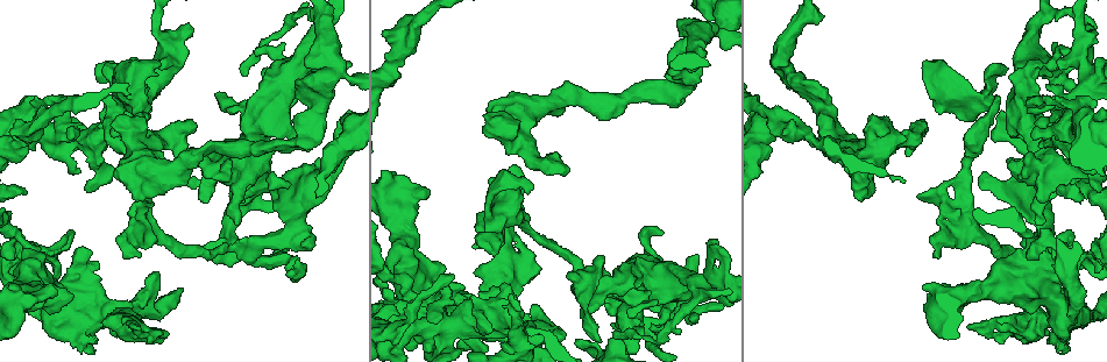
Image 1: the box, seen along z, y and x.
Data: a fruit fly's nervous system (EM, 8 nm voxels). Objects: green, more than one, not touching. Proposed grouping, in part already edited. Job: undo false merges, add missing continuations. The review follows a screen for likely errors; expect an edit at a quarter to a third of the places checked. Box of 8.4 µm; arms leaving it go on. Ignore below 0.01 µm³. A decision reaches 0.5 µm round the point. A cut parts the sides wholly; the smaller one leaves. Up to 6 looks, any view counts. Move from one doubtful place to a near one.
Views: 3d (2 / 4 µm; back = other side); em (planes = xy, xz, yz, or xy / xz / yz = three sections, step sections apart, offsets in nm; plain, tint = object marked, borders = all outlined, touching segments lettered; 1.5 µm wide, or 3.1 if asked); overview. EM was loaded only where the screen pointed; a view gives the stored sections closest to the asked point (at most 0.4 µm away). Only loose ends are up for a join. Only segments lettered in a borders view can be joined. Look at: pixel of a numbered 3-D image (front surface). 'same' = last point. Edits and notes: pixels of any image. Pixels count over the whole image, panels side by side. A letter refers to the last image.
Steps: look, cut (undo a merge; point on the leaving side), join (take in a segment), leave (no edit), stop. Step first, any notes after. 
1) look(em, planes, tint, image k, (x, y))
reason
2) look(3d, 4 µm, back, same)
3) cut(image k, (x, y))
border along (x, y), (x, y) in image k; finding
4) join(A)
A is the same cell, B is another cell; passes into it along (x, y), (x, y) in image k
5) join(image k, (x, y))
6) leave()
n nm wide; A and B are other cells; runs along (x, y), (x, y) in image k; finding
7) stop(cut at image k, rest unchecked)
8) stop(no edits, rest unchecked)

look(3d, 4 µm, image 1, (485, 115))
stops while still wide

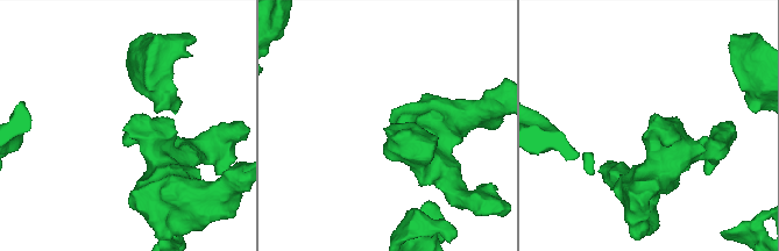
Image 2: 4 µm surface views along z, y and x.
look(em, planes, borders, image 2, (384, 128))
shape alone is not enough

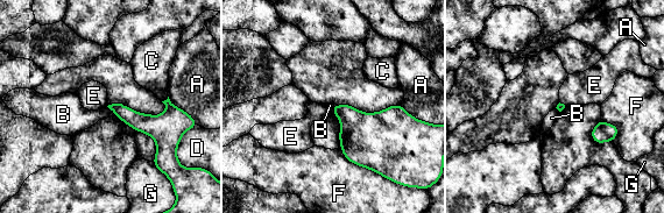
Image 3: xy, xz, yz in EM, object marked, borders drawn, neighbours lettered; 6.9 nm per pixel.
leave()
A, B, C, D, E, F and G are other cells; border along (107, 106), (113, 113) in image 3; none of them fits

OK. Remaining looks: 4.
look(em, planes, borders, image 1, (804, 92))
sharp bend

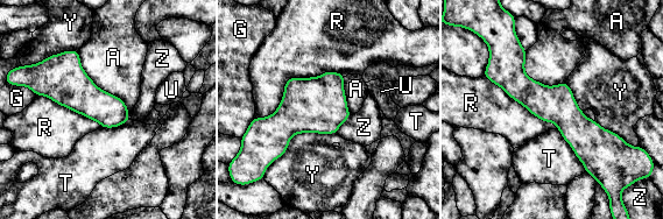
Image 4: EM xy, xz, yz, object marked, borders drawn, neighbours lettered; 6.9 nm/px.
leave()
A, G, R, T, U, Y and Z are other cells; border along (345, 75), (290, 77), (255, 117) in image 4; one neuron here

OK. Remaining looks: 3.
look(em, planes, borders, image 1, (502, 336))
free end

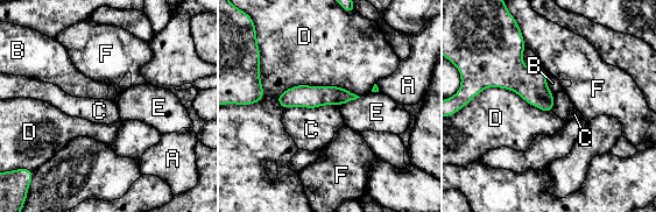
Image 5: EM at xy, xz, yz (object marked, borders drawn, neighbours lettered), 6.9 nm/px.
leave()
A, B, C, D, E and F are other cells; border along (338, 105), (287, 107), (284, 110) in image 5; no lettered segment goes on from it

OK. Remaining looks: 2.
stop(no edits, rest unchecked)

